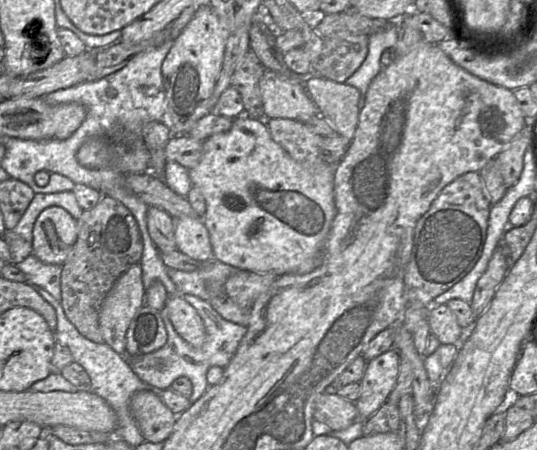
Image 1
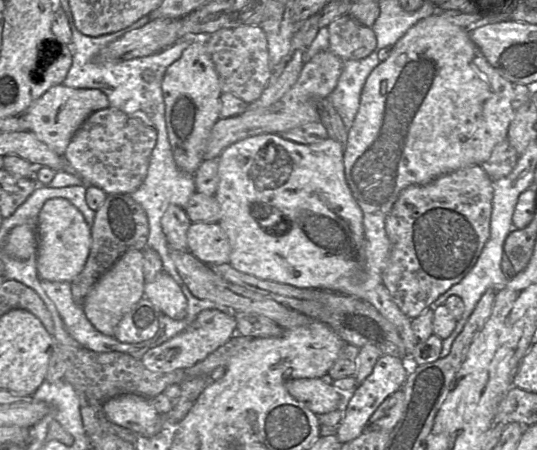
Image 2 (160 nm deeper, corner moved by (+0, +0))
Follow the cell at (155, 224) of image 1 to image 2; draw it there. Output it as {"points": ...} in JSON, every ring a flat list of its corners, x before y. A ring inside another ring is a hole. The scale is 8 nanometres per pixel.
{"points":[[169,247,169,255,190,292,201,300,210,300,219,303,228,307,233,312,255,313,265,316,284,330,306,326,313,321,309,316,279,304,274,300,253,293,243,287,228,283,212,271,211,265,198,260,189,250,182,252]]}

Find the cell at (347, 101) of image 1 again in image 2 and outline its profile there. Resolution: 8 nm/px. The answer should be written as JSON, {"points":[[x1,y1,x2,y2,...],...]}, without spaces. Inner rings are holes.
{"points":[[267,133,251,136,243,140,239,140,228,146,218,157,218,186,214,194,220,206,220,219,218,224,227,234,230,244,229,264,236,270,252,275,261,280,273,281,280,284,290,285,296,288,311,288,326,290,347,296,354,296,365,300,372,304,378,312,390,321,396,328,406,348,407,357,411,357,415,347,416,339,411,327,411,319,407,317,395,304,392,297,388,293,387,288,383,284,382,274,366,274,363,269,364,263,364,230,363,230,363,214,361,208,355,201,351,190,347,184,344,173,343,163,344,146,339,142,327,138,326,140,316,144,299,144,294,141,287,140,279,134]]}

